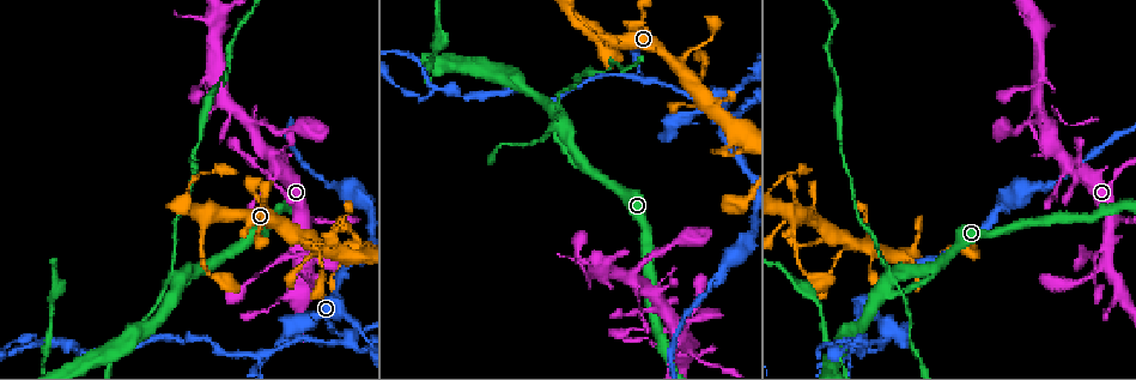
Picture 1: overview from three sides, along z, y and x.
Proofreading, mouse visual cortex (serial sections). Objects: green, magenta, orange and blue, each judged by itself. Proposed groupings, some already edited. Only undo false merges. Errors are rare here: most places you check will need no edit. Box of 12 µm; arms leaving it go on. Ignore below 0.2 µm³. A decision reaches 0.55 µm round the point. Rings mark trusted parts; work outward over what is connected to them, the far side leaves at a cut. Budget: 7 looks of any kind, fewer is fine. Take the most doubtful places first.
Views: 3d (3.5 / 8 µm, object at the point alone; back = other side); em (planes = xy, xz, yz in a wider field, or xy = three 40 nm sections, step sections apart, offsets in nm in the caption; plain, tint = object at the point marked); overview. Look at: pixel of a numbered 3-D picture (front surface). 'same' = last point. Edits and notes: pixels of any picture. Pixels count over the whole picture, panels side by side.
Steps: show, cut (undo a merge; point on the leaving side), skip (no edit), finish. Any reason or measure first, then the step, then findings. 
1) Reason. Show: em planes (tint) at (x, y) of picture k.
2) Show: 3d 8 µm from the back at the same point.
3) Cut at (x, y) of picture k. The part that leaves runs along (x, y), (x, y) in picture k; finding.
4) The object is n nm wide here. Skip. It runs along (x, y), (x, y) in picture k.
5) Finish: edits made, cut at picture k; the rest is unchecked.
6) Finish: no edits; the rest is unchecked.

Sudden change in width. Show: 3d 3.5 µm at (177, 279) of picture 1.

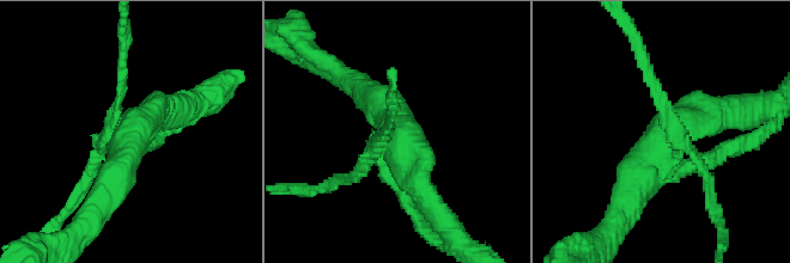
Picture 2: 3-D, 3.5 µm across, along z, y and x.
Show: em planes (tint) at (131, 129) of picture 2.

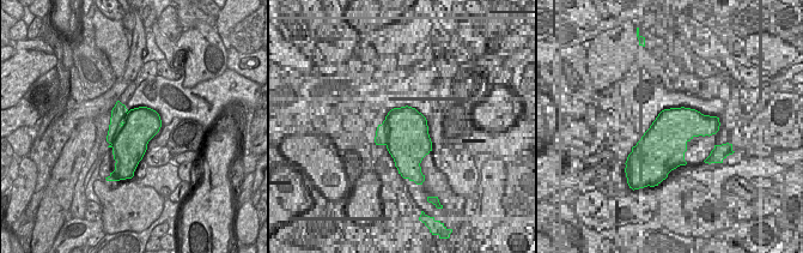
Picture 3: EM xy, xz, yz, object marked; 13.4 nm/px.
Skip. It runs along (743, 110), (685, 121), (632, 188) in picture 2; all the same cell.

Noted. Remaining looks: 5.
Looks like a crossing. Show: 3d 3.5 µm from the back at (344, 333) of picture 1.

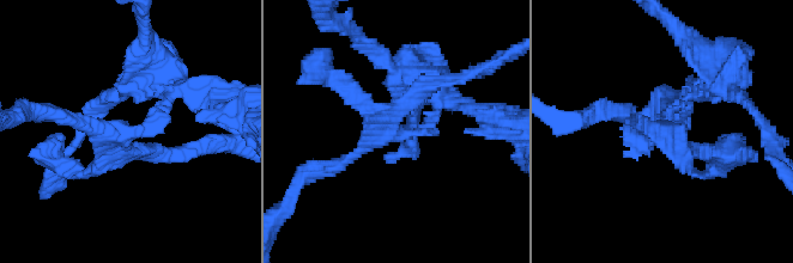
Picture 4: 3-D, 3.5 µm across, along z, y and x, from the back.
4 arms meet here; the arms are 150, 150, 150, 200 nm wide; need the tissue. Show: em xy step 1 (tint) at (669, 131) of picture 4.

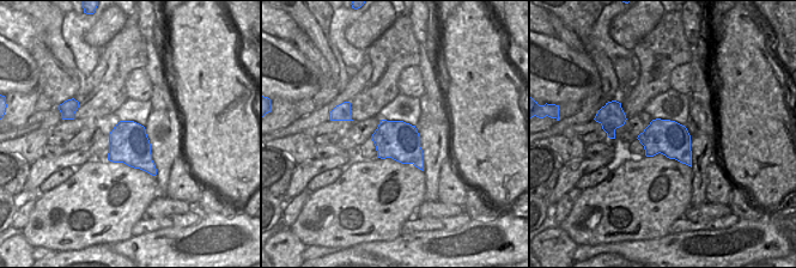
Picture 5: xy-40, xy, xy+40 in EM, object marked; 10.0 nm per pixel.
Skip. It runs along (695, 97), (660, 133), (715, 152) in picture 4; all the same cell.

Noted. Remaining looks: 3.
Looks like a crossing. Show: 3d 8 µm at (259, 354) of picture 1.

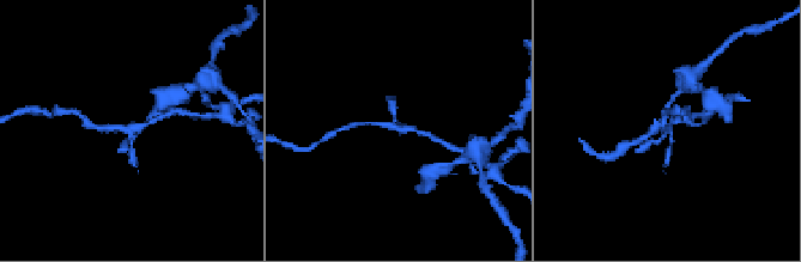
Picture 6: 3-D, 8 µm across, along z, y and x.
Need the tissue. Show: em xy step 3 (tint) at (126, 128) of picture 6.

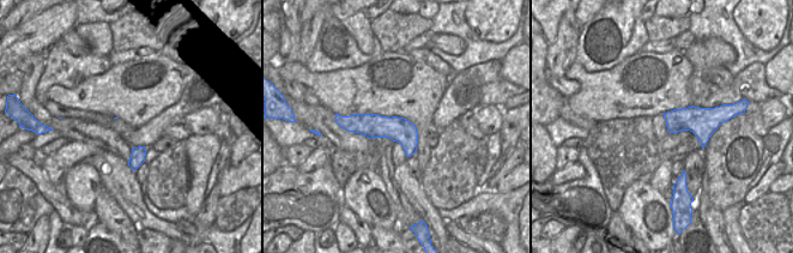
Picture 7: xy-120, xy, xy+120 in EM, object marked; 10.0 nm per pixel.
The object is 260 nm wide here. Skip. It runs along (159, 116), (128, 128), (93, 128) in picture 6; one cell here.

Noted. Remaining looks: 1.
Finish: no edits; the rest is unchecked.

